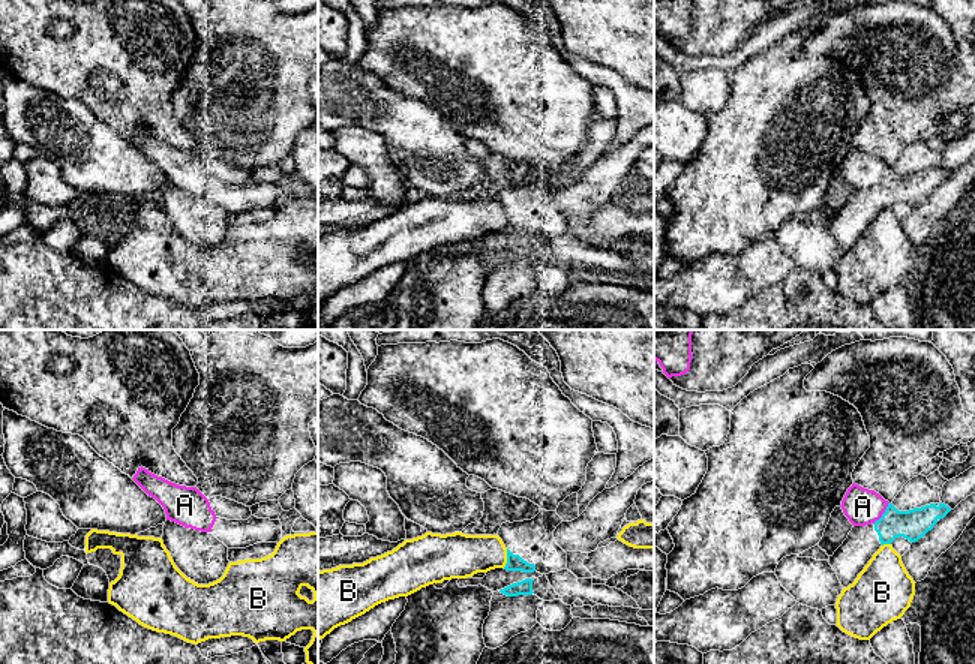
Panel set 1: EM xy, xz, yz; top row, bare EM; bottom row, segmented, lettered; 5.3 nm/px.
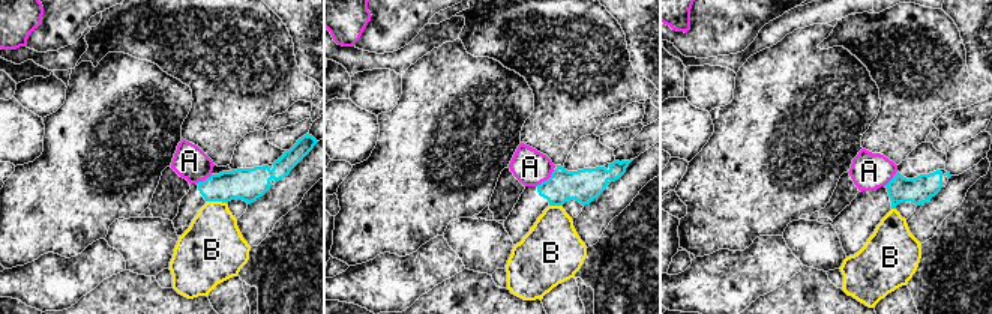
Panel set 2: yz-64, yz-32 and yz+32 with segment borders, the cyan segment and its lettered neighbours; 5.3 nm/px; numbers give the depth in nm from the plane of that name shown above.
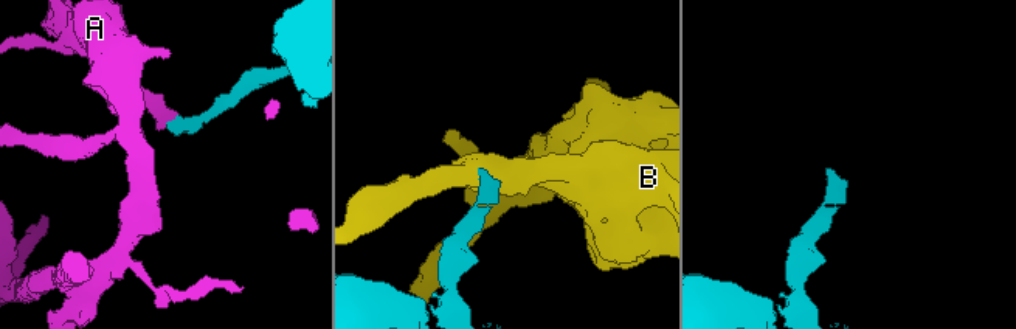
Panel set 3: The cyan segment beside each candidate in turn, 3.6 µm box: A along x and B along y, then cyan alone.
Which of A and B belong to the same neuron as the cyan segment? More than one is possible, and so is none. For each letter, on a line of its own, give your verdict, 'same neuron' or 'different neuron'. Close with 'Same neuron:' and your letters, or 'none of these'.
A: different neuron
B: different neuron
Same neuron: none of these

